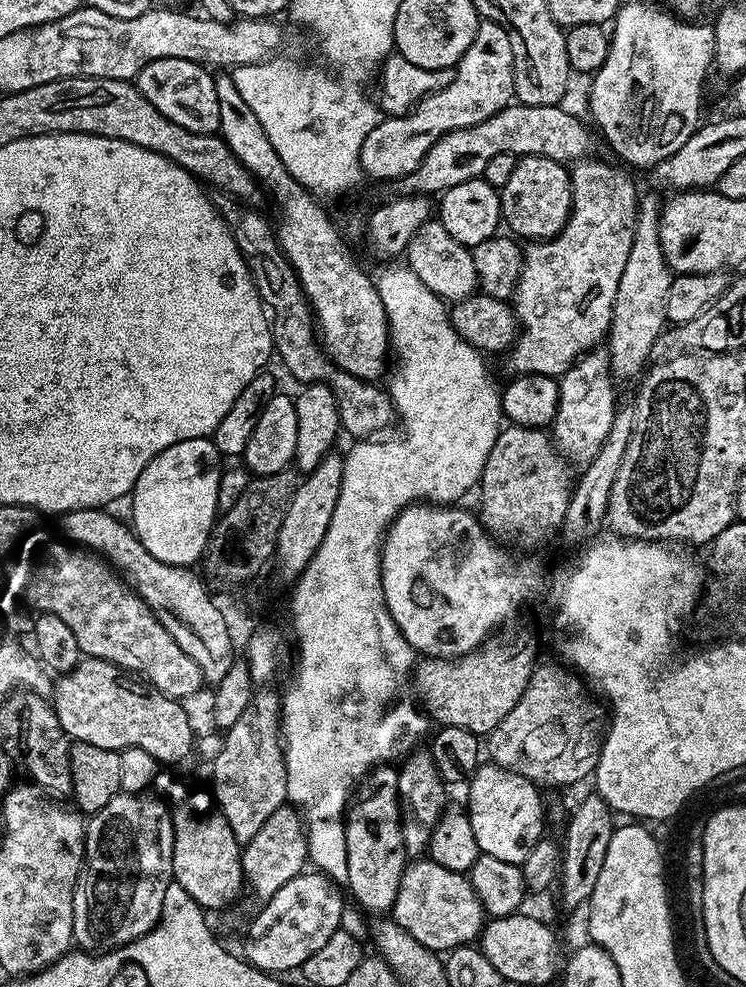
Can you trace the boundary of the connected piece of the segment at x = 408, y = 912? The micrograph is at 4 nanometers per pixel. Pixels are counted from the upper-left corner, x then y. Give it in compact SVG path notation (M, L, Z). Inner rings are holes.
M416 858L405 867L391 919L402 926L422 946L437 954L447 954L453 948L471 945L483 932L486 913L474 886L463 872L446 870L431 858Z

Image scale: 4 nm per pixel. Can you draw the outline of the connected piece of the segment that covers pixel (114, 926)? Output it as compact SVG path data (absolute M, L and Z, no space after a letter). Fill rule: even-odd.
M121 792L102 810L93 813L85 827L84 863L72 899L72 935L84 950L111 950L145 936L160 921L162 902L173 887L174 826L169 803L150 792Z

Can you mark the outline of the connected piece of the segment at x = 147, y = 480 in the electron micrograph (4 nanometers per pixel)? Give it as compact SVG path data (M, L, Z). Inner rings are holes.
M190 438L186 442L178 442L166 450L162 450L142 470L138 482L132 487L131 527L137 538L158 558L158 562L173 564L179 568L194 565L203 557L209 540L214 535L218 523L218 482L222 471L222 457L216 444L210 438Z

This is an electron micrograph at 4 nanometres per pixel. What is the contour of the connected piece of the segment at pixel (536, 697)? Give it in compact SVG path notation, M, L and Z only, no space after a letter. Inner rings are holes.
M543 664L532 669L532 677L522 698L518 698L518 706L514 706L514 710L510 710L510 714L498 722L495 730L488 733L486 756L491 763L526 778L531 784L545 789L564 788L587 776L589 779L595 773L602 743L600 708L584 693L585 685L579 675L573 674L567 667L564 669L556 664Z

